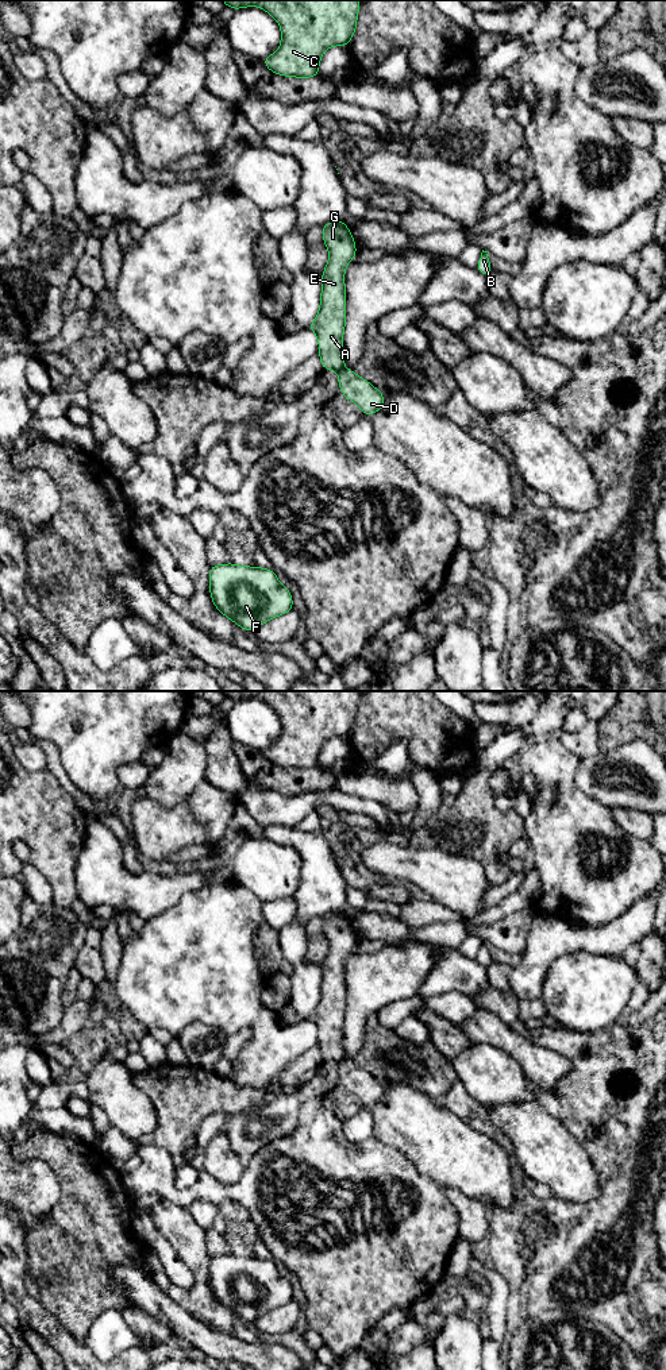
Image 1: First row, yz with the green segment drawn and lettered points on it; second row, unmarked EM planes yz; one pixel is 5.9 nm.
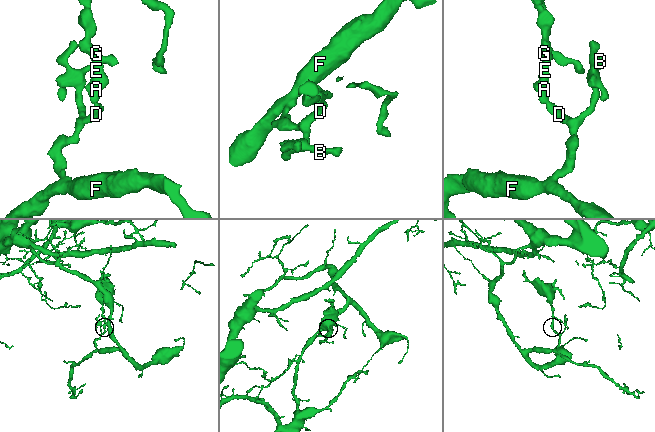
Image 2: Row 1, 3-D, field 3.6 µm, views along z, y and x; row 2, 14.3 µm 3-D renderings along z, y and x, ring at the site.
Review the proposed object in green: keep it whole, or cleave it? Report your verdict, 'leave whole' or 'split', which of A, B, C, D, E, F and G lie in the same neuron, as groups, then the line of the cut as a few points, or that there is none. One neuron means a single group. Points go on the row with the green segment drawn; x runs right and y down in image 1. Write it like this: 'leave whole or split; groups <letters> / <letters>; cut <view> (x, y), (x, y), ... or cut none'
split; groups A C E G / B D F; cut yz (343, 369), (339, 374)

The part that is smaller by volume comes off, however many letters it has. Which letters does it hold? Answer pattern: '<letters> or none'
A, C, E, G

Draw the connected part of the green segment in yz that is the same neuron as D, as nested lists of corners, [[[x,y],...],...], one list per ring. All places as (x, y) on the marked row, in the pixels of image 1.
[[[343,370],[338,383],[340,393],[357,404],[365,416],[377,413],[384,406],[384,393],[377,390],[370,382],[358,377],[354,370]]]

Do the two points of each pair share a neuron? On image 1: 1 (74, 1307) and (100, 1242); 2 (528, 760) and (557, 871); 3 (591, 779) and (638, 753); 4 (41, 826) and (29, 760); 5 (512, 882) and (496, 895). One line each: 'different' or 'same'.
1: same
2: same
3: same
4: different
5: same

